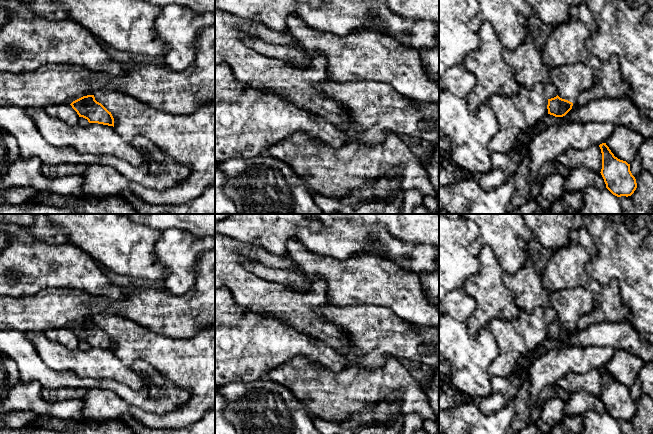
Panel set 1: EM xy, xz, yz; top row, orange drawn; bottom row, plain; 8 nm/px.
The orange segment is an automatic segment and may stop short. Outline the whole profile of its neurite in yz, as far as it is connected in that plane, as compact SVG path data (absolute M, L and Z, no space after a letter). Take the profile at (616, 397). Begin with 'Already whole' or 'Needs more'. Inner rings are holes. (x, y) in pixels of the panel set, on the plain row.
Already whole. M606 367L599 369L602 377L601 399L606 412L615 420L631 420L637 412L630 388L614 380Z

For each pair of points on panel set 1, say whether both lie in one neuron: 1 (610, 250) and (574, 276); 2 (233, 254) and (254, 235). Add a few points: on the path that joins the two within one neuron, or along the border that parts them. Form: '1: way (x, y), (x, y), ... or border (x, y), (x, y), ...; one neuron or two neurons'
1: border (584, 265), (584, 269), (591, 276), (604, 282); two neurons
2: border (225, 234), (243, 242), (261, 246), (267, 252); two neurons

